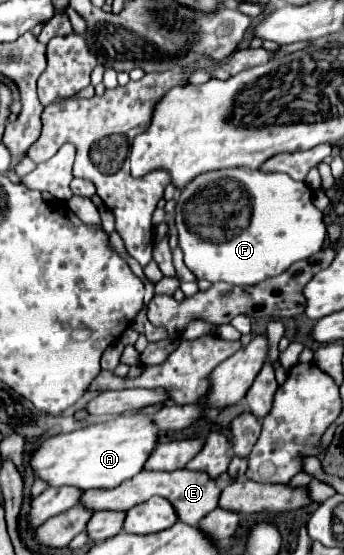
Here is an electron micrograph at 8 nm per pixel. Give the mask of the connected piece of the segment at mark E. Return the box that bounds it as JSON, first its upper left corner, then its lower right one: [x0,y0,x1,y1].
[80,469,222,525]

